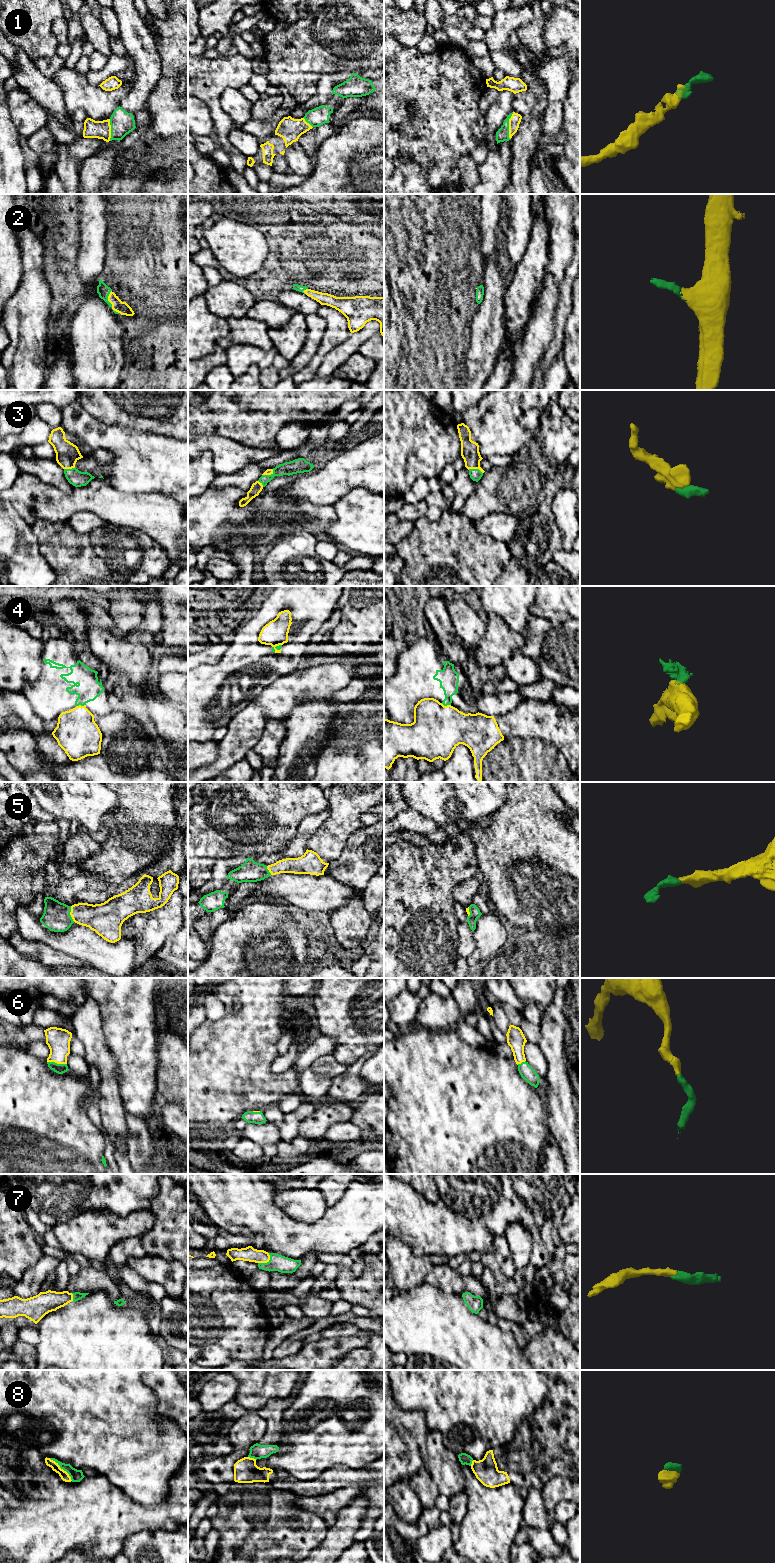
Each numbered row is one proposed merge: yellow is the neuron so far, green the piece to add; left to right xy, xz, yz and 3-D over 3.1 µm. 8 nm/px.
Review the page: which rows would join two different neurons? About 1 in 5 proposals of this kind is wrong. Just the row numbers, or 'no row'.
4

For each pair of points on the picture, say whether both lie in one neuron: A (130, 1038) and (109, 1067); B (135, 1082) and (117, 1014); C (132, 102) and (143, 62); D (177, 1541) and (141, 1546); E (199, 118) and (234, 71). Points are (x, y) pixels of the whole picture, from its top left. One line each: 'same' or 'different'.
A: different
B: same
C: same
D: same
E: different

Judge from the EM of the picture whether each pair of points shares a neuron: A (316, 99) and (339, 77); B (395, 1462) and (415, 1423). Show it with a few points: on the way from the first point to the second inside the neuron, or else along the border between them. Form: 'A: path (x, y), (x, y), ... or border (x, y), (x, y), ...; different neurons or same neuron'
A: path (322, 93), (333, 81); same neuron
B: path (398, 1452), (407, 1444), (407, 1439), (412, 1433); same neuron

